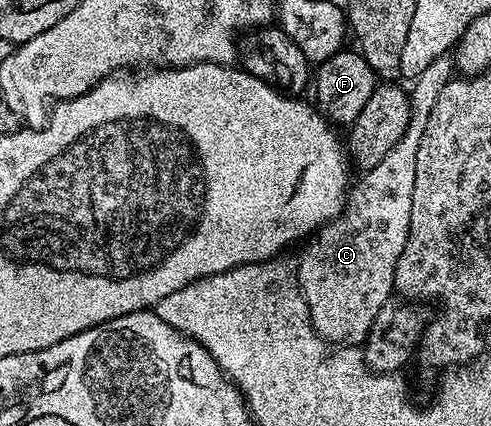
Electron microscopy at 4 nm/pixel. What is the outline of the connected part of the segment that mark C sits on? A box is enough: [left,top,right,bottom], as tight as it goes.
[296,54,455,346]

